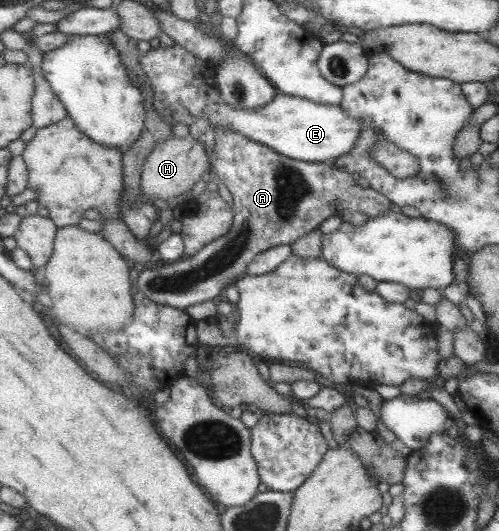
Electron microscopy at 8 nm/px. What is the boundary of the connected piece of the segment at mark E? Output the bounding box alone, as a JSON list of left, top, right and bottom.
[138,44,361,164]

